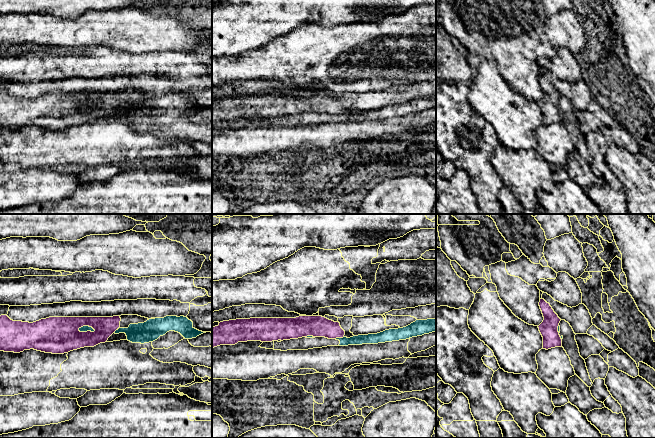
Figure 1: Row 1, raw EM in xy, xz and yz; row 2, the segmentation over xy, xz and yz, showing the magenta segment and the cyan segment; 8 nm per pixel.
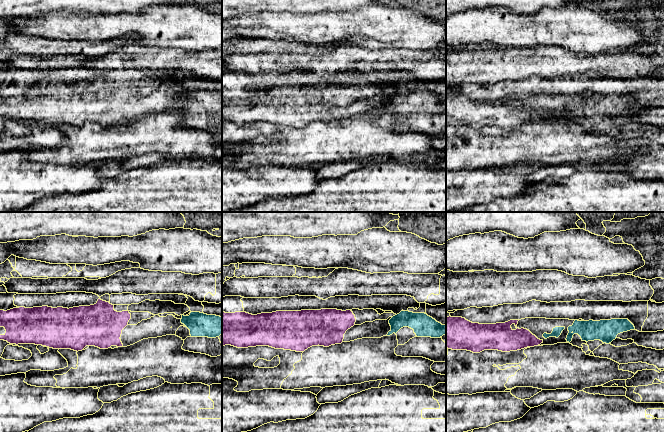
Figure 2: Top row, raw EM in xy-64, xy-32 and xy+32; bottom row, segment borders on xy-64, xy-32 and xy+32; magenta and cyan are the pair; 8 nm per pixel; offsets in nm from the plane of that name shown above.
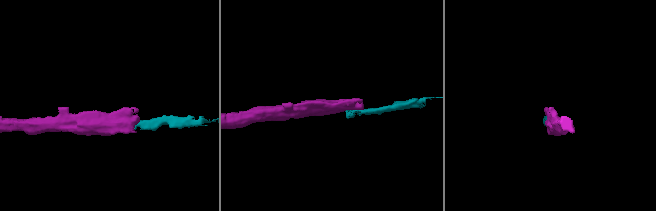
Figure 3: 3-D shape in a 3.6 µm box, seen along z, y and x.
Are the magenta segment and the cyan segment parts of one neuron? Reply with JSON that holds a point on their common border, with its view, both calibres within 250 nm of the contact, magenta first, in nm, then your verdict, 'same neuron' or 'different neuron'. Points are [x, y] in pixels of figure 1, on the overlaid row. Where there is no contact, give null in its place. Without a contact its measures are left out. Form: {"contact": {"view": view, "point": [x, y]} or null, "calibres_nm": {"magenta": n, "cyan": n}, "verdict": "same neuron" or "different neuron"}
{"contact": {"view": "xy", "point": [87, 331]}, "calibres_nm": {"magenta": 300, "cyan": 50}, "verdict": "different neuron"}

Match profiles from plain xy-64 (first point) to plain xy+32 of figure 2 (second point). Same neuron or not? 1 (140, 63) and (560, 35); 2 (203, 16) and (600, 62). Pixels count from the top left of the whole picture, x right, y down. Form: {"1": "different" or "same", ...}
{"1": "different", "2": "different"}

